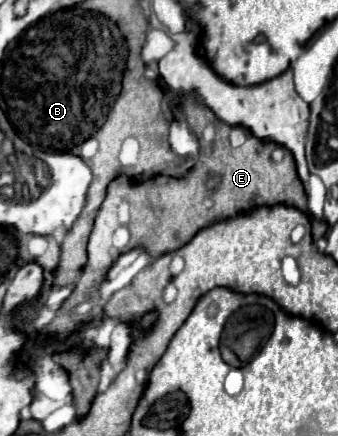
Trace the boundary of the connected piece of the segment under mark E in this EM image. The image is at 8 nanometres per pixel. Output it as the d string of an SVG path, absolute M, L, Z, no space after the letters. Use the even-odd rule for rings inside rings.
M196 91L186 93L184 101L184 115L188 117L190 129L200 139L200 159L196 165L184 175L184 177L154 177L148 183L140 183L130 175L118 175L108 185L108 195L100 207L100 213L96 217L90 243L88 243L88 265L86 273L76 283L74 293L64 303L60 315L40 331L42 337L56 335L66 337L70 331L82 321L82 317L76 317L72 313L72 307L80 301L84 301L104 279L106 269L110 263L124 251L132 249L134 245L146 245L152 251L152 257L158 257L162 253L174 251L182 245L186 245L196 231L202 227L212 225L218 219L226 219L236 215L238 211L248 211L252 207L260 205L292 205L300 211L308 211L308 197L304 191L304 185L298 177L296 163L292 153L286 149L284 157L280 161L272 159L272 149L276 143L264 141L248 133L248 139L242 147L232 149L228 143L230 125L220 121L204 103L198 101ZM208 127L214 127L214 139L210 141ZM118 229L126 229L128 233L120 235Z

